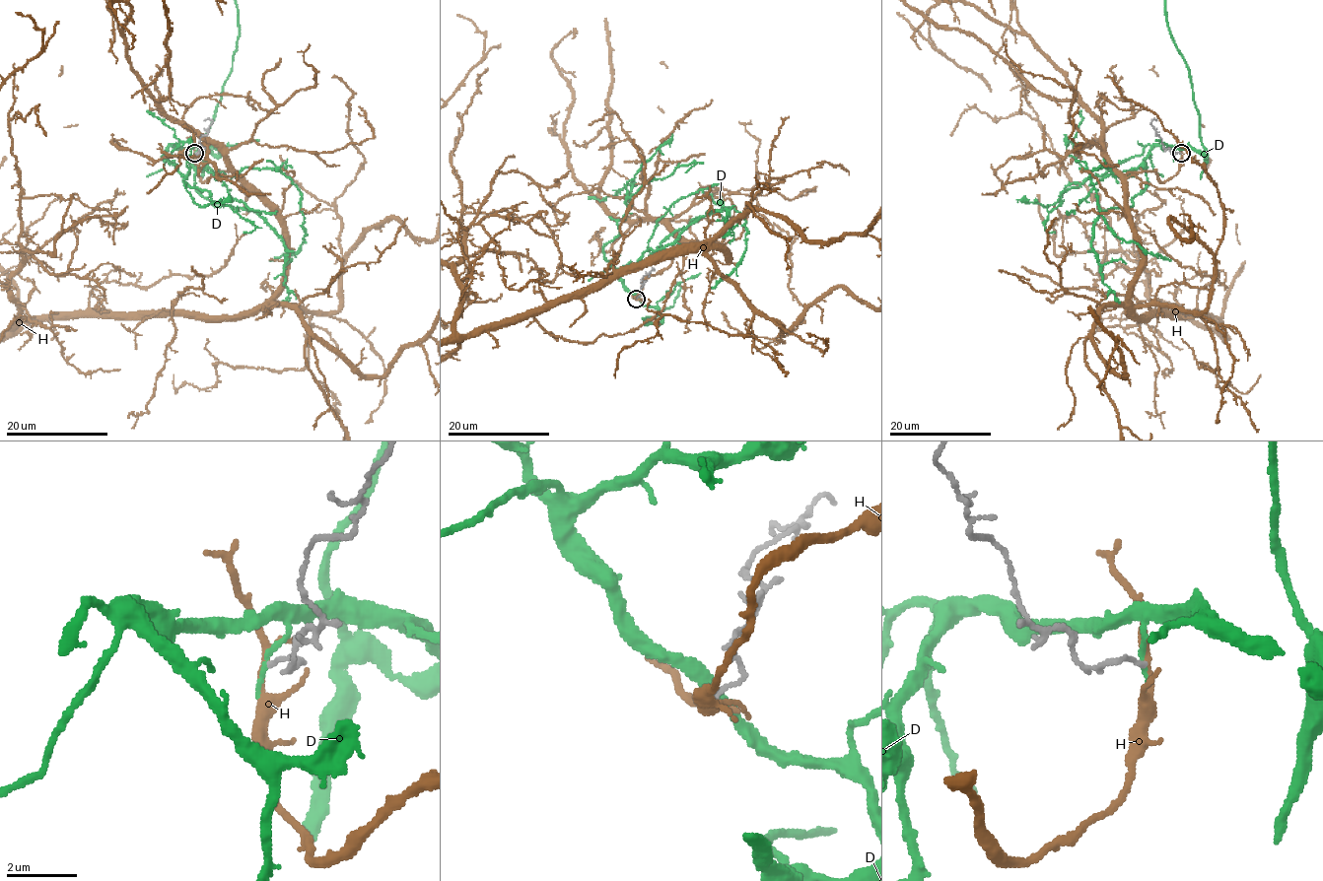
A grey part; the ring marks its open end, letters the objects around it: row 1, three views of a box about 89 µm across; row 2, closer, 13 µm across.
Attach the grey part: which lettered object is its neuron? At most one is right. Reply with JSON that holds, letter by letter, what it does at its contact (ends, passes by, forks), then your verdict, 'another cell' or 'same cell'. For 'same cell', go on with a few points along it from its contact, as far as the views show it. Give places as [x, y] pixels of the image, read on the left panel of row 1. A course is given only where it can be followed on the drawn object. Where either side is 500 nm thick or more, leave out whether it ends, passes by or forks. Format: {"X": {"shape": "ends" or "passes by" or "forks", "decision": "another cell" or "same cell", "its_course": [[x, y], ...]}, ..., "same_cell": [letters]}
{"D": {"shape": "ends", "decision": "another cell"}, "H": {"shape": "passes by", "decision": "another cell"}, "same_cell": []}

